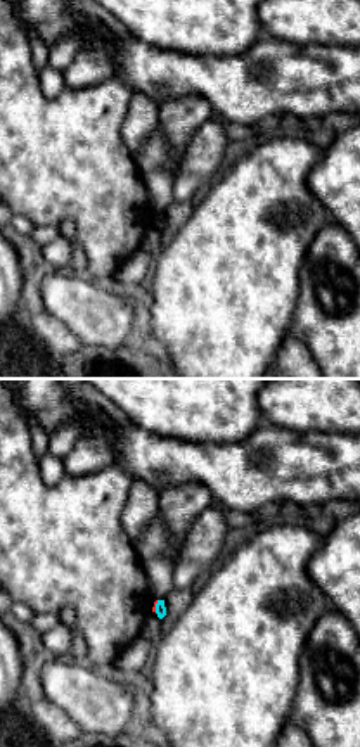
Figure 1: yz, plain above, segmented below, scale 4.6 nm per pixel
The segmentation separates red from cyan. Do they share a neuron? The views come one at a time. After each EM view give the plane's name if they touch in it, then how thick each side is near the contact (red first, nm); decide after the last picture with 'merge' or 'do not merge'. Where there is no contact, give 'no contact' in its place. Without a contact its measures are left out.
contact in yz; calibres 20 and 50 nm

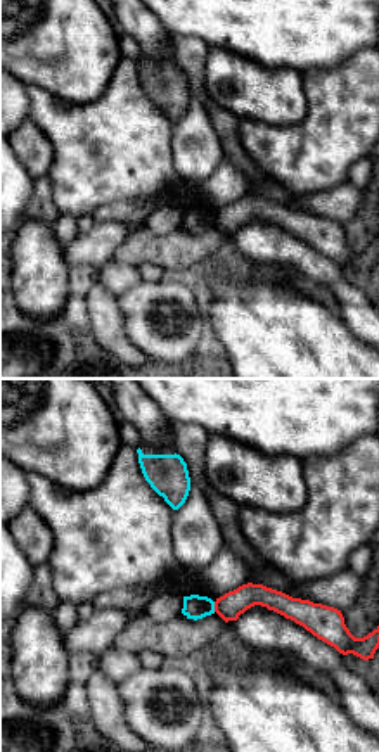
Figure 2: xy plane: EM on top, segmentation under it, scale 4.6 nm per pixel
contact in xy; calibres 120 and 110 nm

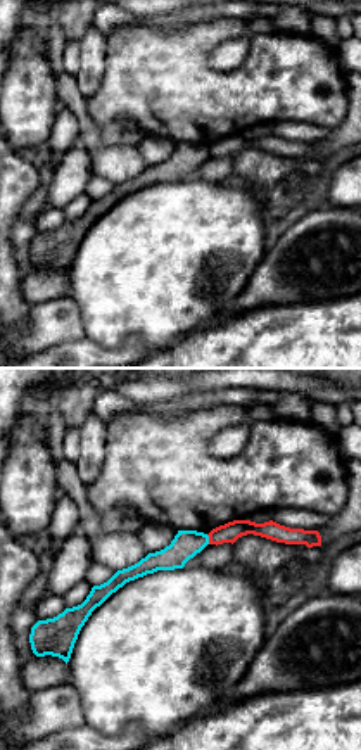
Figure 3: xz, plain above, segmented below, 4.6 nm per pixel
contact in xz; calibres 90 and 130 nm

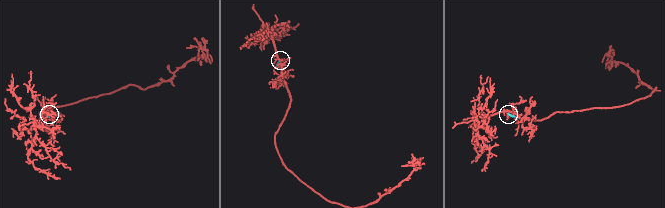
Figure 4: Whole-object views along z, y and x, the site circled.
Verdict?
do not merge

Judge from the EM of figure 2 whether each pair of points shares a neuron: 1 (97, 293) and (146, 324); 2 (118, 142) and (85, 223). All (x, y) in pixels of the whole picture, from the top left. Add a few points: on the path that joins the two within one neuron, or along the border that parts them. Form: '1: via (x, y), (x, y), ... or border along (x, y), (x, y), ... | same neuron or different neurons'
1: border along (116, 296), (125, 322), (125, 334), (134, 344) | different neurons
2: border along (90, 213), (78, 218) | different neurons

